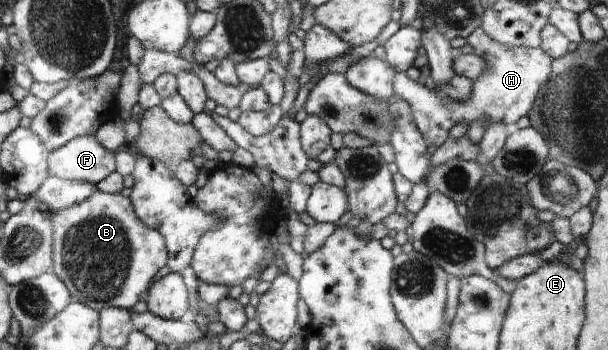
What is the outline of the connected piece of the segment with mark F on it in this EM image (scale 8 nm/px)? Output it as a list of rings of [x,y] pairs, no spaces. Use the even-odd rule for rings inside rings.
[[[97,135],[81,136],[50,156],[50,176],[99,184],[118,170],[116,154],[109,152]]]

